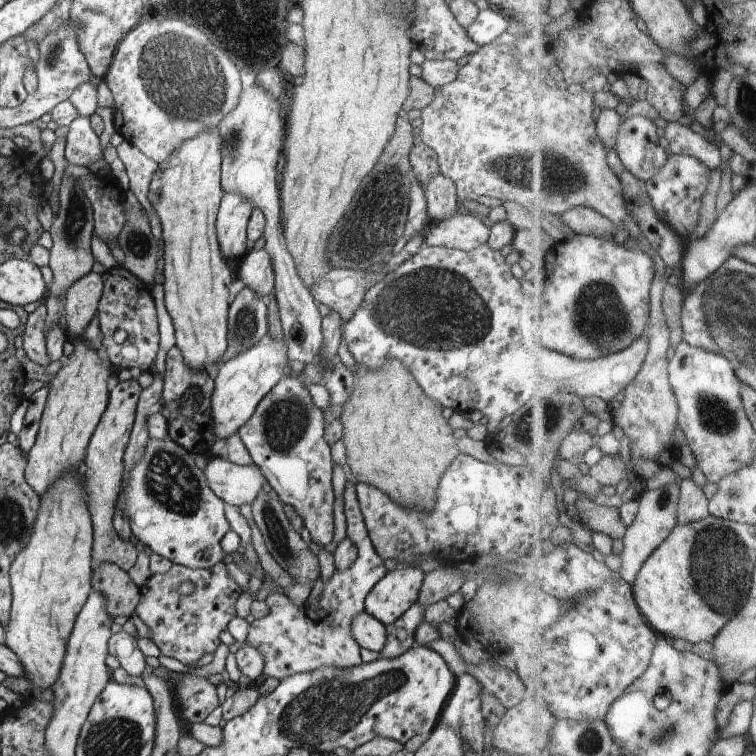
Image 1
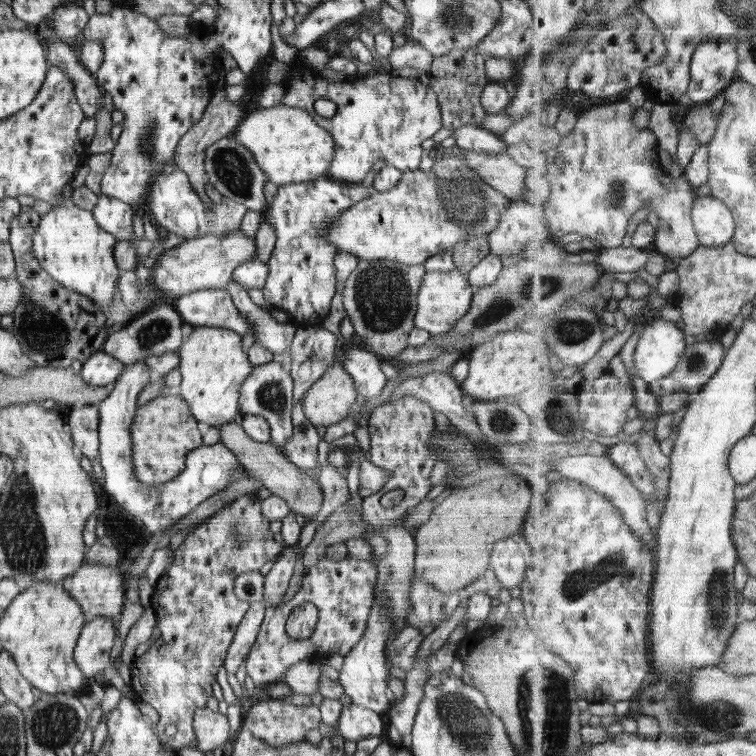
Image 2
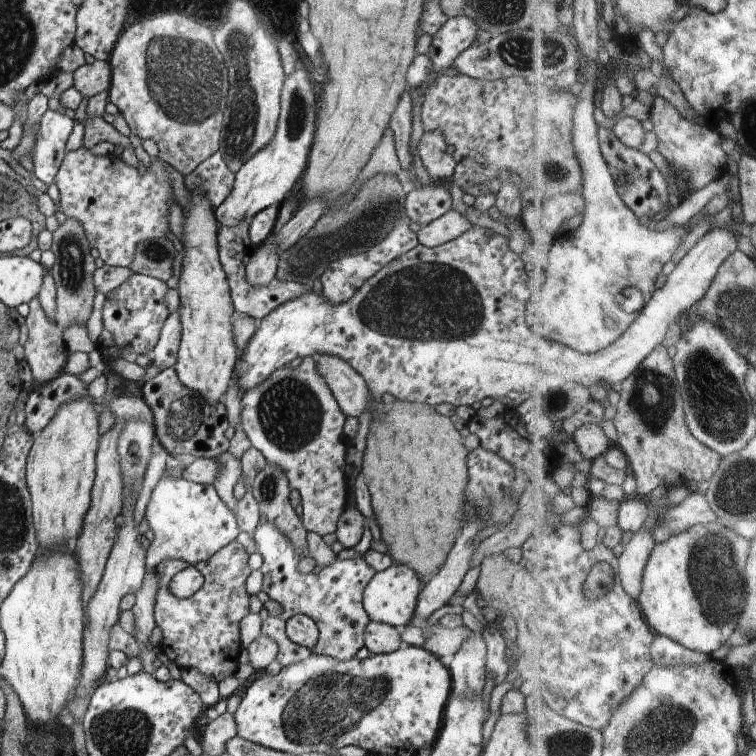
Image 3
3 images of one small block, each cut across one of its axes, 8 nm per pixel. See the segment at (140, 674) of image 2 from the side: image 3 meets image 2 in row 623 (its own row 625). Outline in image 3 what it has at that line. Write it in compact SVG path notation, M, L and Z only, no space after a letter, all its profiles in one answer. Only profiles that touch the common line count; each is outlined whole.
M237 541L224 546L218 550L210 559L198 562L195 568L203 575L204 583L201 590L198 590L191 598L180 599L174 596L170 591L169 585L171 579L182 570L188 567L186 561L181 559L164 559L156 566L155 572L159 577L159 590L155 599L155 624L162 631L162 641L158 652L160 655L165 655L172 661L180 670L194 669L200 672L202 676L212 679L216 683L226 680L233 676L239 666L239 654L241 652L241 621L249 616L249 600L246 582L251 570L247 565L249 556L243 546Z

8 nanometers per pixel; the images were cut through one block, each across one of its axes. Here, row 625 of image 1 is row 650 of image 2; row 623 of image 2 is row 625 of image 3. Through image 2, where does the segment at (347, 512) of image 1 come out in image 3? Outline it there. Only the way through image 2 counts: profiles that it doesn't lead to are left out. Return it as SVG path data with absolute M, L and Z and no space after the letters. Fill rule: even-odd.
M269 521L258 524L253 533L253 539L256 541L257 553L262 555L264 563L259 569L264 578L263 591L269 598L278 602L283 609L283 613L278 618L268 618L263 621L262 635L272 638L279 647L277 660L282 667L288 667L304 660L307 660L312 654L327 655L338 661L348 661L356 656L356 652L365 645L364 632L367 624L371 621L363 605L364 589L368 586L371 578L377 573L374 568L370 568L363 558L354 558L348 560L338 560L336 564L331 564L322 570L319 574L301 574L298 570L298 563L302 559L296 553L292 542ZM303 613L310 616L319 629L319 640L316 646L308 649L292 642L288 639L285 632L285 623L293 615Z

